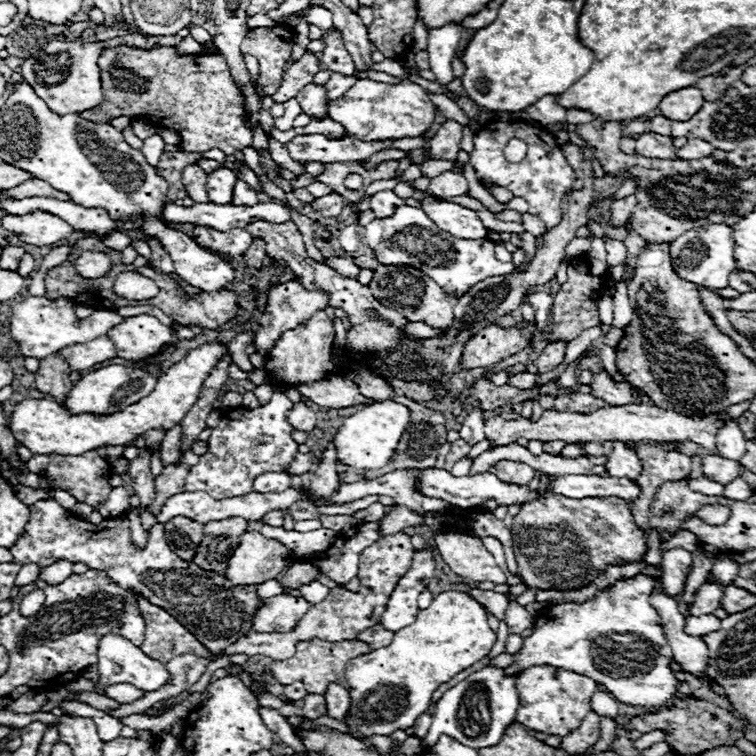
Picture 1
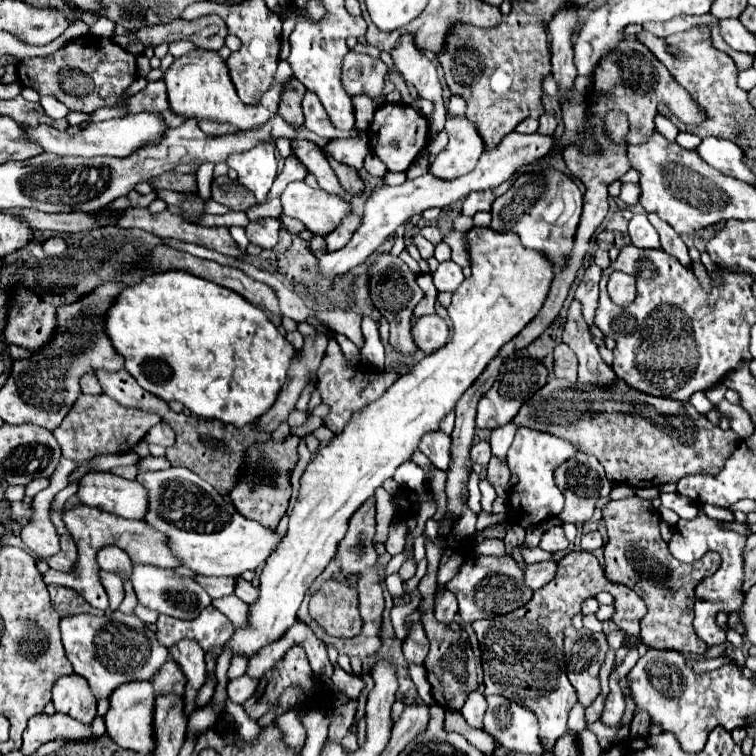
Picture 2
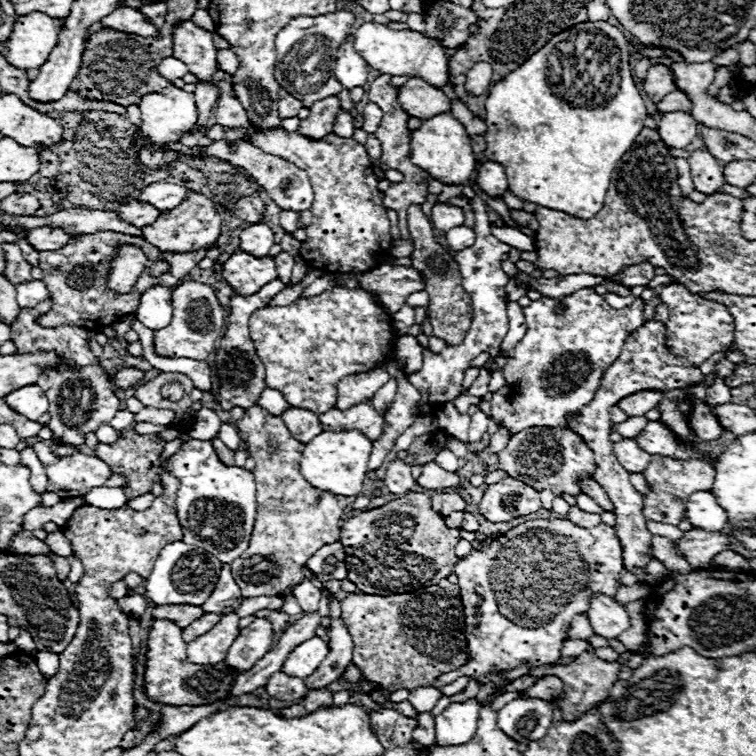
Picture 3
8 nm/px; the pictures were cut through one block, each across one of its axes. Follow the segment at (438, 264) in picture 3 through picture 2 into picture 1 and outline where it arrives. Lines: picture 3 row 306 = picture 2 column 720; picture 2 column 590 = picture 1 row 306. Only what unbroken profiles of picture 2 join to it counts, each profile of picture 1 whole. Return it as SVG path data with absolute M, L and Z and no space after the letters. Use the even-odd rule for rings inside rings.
M378 264L374 268L374 278L368 284L370 292L382 300L384 306L390 306L402 312L410 322L426 322L432 328L446 328L454 320L454 306L458 298L448 296L442 286L438 286L430 276L420 272L418 268L400 264L400 266L386 266Z

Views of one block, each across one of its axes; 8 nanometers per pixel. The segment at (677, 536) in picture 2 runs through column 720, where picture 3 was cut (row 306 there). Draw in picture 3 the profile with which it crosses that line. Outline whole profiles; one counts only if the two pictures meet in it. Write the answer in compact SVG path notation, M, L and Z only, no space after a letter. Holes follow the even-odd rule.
M582 288L582 292L574 292L574 296L566 296L562 300L550 300L548 296L534 300L530 306L524 308L524 316L528 324L526 336L516 344L514 350L506 354L508 362L504 366L504 374L506 374L506 386L510 388L506 390L508 400L490 400L492 422L496 426L510 428L512 434L532 426L566 426L564 414L578 412L584 404L588 404L594 398L594 392L598 390L598 384L606 368L618 358L622 344L626 342L630 332L642 326L644 322L642 310L644 310L642 298L634 298L630 306L616 310L592 288ZM558 302L564 304L564 310L560 314L556 312Z

